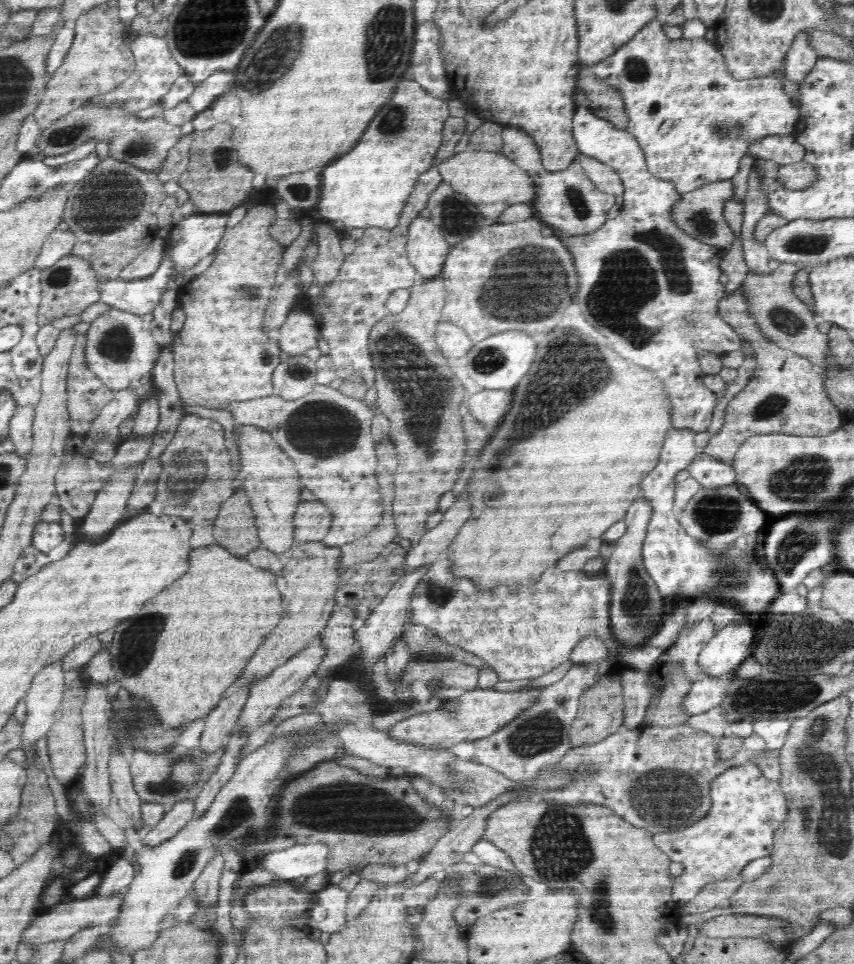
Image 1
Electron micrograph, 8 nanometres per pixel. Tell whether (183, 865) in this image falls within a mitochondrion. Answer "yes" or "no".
yes

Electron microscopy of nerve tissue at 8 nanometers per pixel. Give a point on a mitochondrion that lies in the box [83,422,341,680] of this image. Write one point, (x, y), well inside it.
(137, 643)

